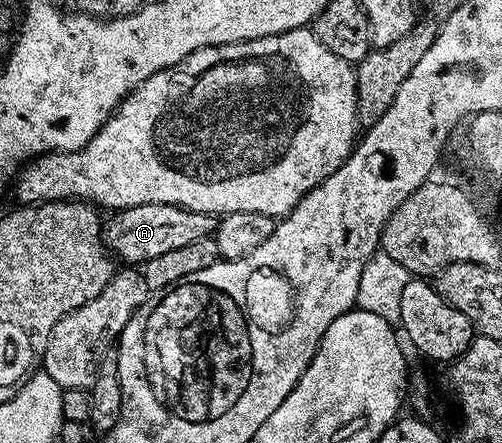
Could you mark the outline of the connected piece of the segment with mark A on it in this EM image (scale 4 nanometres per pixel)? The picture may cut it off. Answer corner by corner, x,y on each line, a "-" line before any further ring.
152,203
151,205
135,205
118,210
113,220
106,222
103,227
103,242
110,252
118,260
122,259
125,265
144,265
151,261
151,257
159,257
162,253
171,253
171,249
179,249
183,245
191,245
195,241
203,241
210,238
217,230
218,216
199,213
191,209
183,209
179,205
163,205

